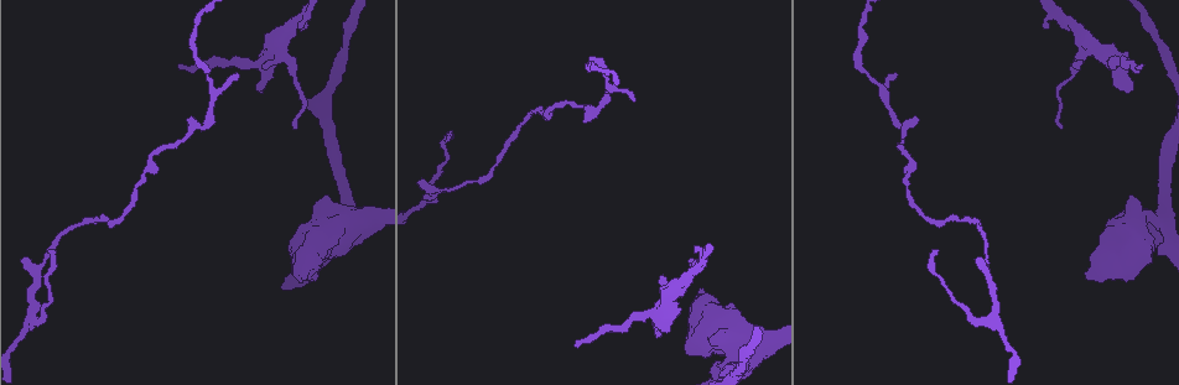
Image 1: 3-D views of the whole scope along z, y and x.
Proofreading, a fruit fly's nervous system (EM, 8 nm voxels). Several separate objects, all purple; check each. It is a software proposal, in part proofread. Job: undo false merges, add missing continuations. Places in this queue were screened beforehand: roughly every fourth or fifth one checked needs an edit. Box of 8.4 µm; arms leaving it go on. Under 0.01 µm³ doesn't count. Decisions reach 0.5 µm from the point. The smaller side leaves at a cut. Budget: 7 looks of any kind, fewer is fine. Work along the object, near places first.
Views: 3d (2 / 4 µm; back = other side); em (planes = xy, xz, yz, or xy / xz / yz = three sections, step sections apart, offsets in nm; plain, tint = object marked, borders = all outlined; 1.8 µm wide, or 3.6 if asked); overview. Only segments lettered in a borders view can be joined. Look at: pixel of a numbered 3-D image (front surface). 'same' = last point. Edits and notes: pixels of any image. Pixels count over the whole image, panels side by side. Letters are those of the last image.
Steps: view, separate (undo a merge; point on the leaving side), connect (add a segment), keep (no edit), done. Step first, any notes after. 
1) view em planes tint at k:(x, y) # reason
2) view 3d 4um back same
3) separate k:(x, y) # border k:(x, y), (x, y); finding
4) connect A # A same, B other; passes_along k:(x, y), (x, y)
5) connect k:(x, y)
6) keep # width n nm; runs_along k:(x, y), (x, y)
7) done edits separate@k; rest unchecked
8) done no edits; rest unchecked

view em planes plain at 1:(1144, 65) # thin end

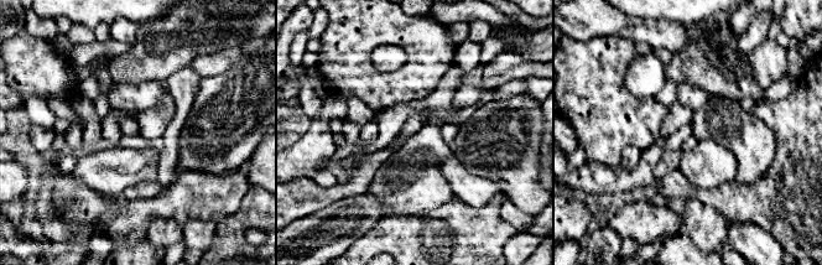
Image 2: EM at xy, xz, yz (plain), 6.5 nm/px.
view em planes borders same

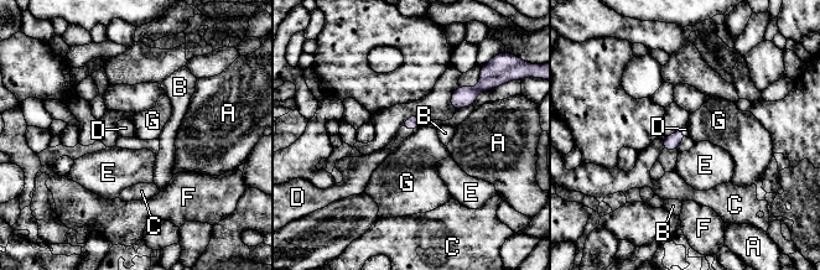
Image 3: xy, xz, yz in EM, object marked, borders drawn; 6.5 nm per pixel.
connect D # width 90 nm; A other, B other, C other, D same, E other, F other, G other; the neuron continues

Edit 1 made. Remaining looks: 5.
view overview # see it whole again

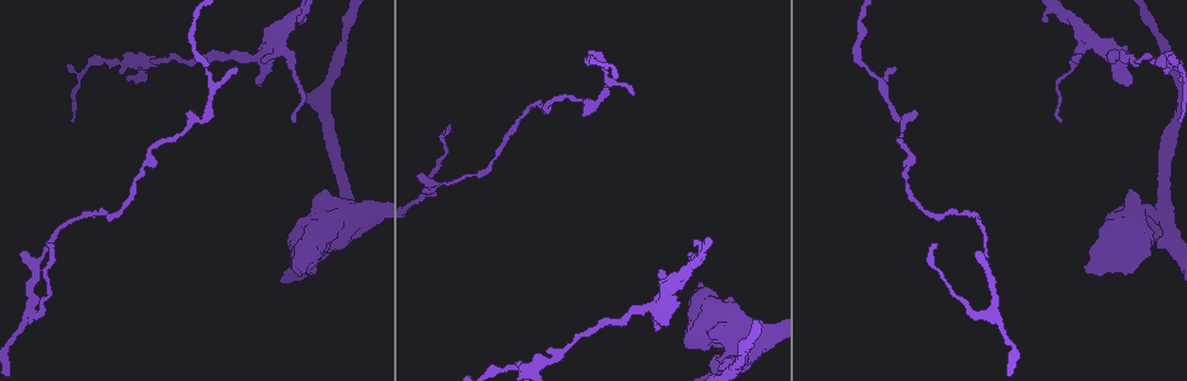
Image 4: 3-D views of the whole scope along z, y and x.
view 3d 2um at 4:(751, 353) # four-way junction

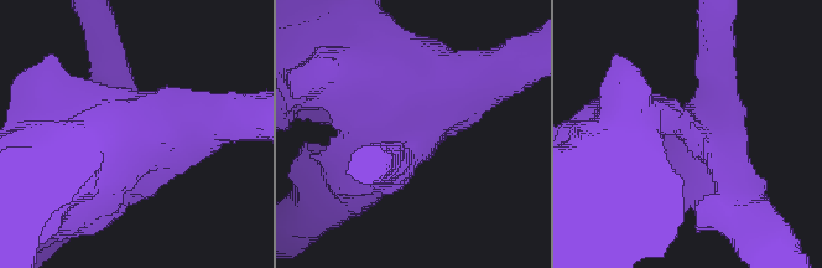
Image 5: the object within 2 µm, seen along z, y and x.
view em planes borders at 5:(405, 145) # shape alone is not enough

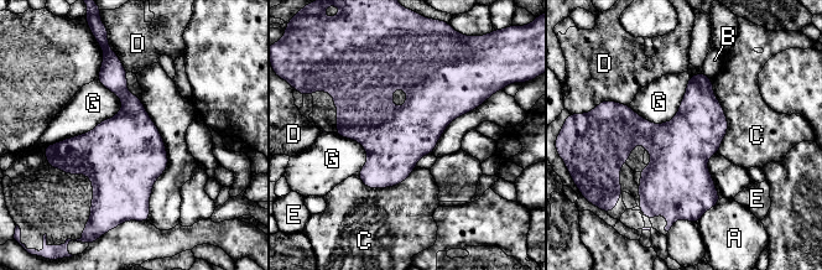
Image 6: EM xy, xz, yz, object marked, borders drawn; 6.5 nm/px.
keep # width 380 nm; A other, B other, C other, D other, E other, G other; border 6:(120, 98), (114, 115), (45, 148); one neuron here

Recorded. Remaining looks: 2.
done edits connect@3; rest unchecked

